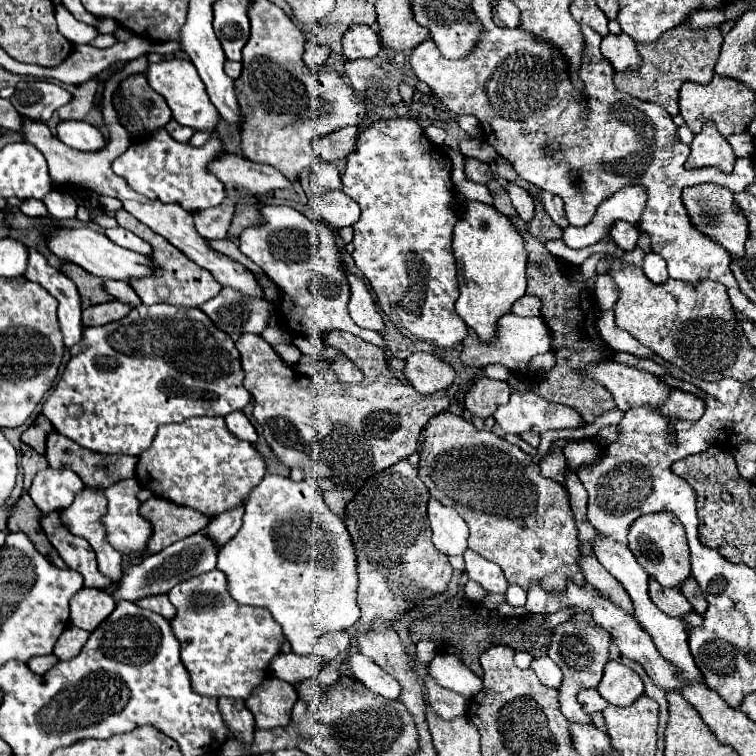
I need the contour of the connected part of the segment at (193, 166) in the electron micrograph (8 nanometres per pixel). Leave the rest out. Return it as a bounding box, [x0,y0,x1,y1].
[112,127,226,213]

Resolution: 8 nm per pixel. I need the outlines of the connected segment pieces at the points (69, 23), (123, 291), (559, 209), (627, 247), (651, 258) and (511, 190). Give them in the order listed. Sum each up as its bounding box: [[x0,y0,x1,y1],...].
[[56,5,98,43],[104,281,142,307],[538,191,570,229],[610,221,638,251],[642,253,668,283],[506,183,534,223]]

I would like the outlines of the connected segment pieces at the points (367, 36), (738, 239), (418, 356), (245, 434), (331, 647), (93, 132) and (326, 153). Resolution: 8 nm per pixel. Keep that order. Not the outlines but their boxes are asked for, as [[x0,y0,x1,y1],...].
[[342,25,380,61],[682,185,748,257],[404,353,454,395],[224,411,258,443],[314,631,350,663],[58,121,108,151],[316,127,358,161]]

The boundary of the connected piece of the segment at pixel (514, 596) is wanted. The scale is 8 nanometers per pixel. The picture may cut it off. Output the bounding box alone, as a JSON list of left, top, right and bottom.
[506,585,526,607]

